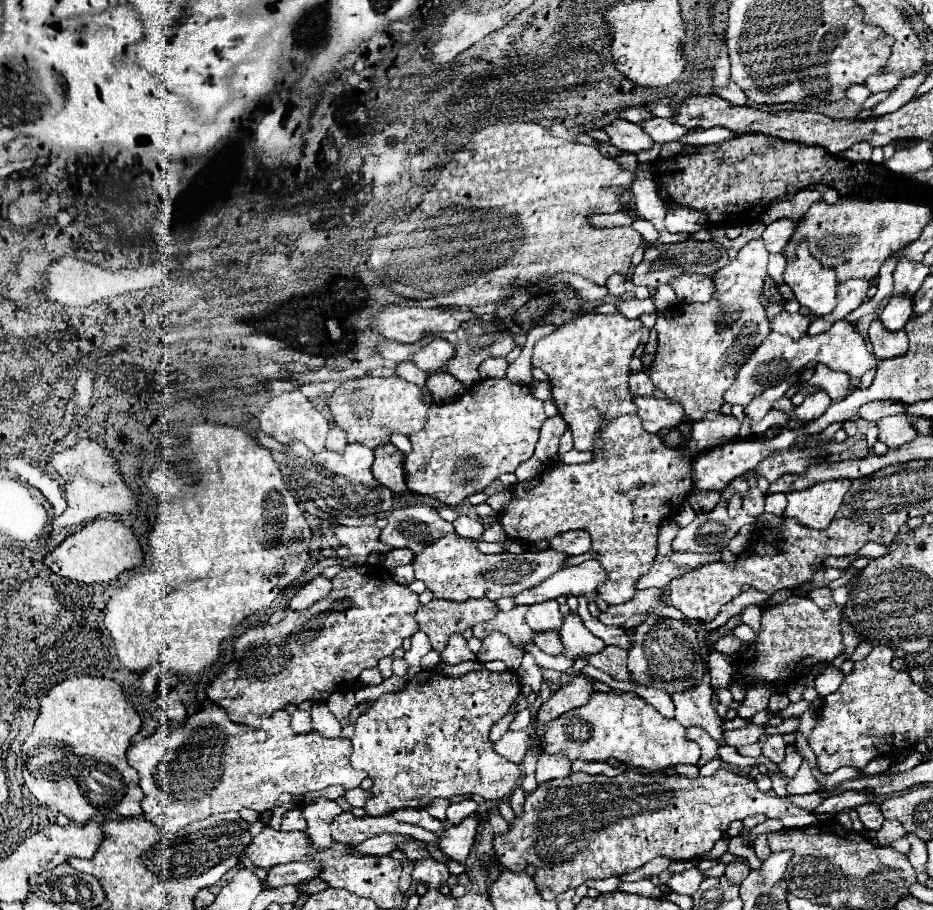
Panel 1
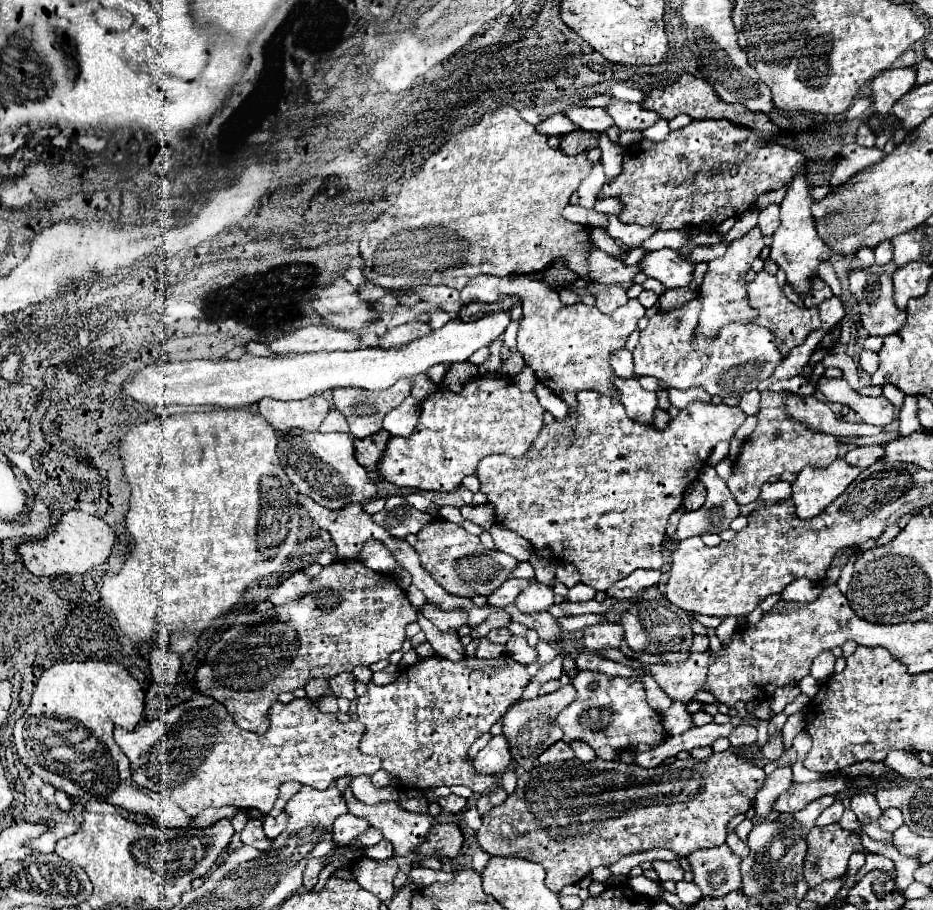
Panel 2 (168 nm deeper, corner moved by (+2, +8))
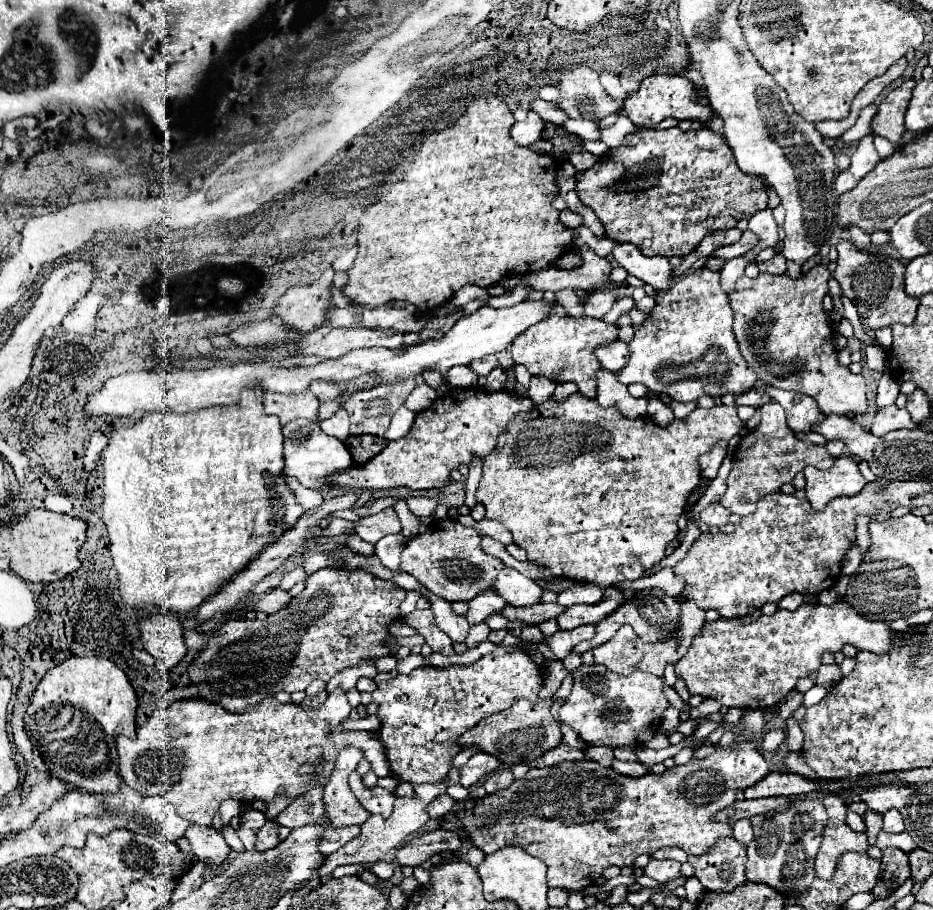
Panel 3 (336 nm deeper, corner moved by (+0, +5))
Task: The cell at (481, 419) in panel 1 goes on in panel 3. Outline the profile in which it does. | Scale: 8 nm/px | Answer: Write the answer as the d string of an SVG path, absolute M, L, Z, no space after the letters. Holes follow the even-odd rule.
M450 390L440 396L428 410L416 414L416 420L406 436L388 442L388 446L368 460L364 466L352 466L348 470L326 476L328 486L340 488L372 488L386 490L408 486L412 490L444 488L450 482L450 470L460 464L470 464L472 456L488 456L500 432L506 428L510 418L520 412L532 410L530 398L518 398L506 390L488 394L484 390Z

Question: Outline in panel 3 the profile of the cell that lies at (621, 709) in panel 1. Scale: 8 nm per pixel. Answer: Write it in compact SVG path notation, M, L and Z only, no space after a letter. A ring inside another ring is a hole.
M582 664L572 672L574 686L560 706L562 722L570 724L590 746L642 746L660 728L662 710L672 704L664 694L664 680L652 674L634 672L630 676L612 674L600 664Z

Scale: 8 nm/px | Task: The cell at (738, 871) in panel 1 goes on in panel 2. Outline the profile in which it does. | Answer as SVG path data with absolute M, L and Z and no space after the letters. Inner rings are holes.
M732 831L732 833L728 833L726 845L728 845L728 847L730 847L730 851L732 851L734 855L738 855L740 859L746 859L746 857L748 857L748 853L750 853L748 845L746 845L742 839L738 839L738 835L736 835L734 831Z

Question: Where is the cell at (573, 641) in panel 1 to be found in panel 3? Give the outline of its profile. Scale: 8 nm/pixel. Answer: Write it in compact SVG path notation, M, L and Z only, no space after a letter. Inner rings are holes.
M680 596L678 602L680 602L680 626L676 628L676 632L670 638L656 640L656 642L642 642L640 636L632 630L632 626L626 624L626 626L622 626L616 632L616 636L610 642L594 648L594 662L596 664L604 664L610 672L622 674L622 676L628 676L634 670L640 670L640 672L650 672L650 674L662 678L664 676L664 668L668 664L676 664L688 652L688 646L690 646L692 638L700 632L700 626L706 620L706 616L704 616L706 612L700 610L692 600Z

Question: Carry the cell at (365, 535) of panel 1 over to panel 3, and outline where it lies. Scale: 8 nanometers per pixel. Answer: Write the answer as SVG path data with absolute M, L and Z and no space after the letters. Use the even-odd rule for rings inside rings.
M284 476L284 482L292 488L292 492L296 494L296 502L308 510L308 508L316 508L320 506L324 500L322 500L322 494L318 490L312 490L312 488L306 488L306 486L300 486L300 482L290 482L292 478Z

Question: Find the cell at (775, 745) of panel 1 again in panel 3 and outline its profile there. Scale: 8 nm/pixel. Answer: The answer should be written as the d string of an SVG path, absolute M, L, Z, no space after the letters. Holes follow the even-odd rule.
M792 690L792 692L778 704L778 708L780 708L780 718L786 720L792 712L796 712L796 710L802 706L802 700L804 700L804 694Z

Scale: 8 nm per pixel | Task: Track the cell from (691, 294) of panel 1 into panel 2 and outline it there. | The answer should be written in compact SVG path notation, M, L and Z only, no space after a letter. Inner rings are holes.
M672 249L648 251L648 255L644 255L640 263L642 273L646 273L652 279L658 279L666 289L688 287L694 279L694 265L684 261Z

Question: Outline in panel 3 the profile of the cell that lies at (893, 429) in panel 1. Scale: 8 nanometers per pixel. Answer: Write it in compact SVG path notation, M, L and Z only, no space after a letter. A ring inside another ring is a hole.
M824 264L814 266L808 274L800 274L796 280L792 280L788 274L774 276L770 272L758 274L756 278L742 276L730 294L730 308L734 310L732 330L738 340L742 358L756 372L760 382L782 390L808 394L816 400L824 414L864 414L868 410L866 386L862 386L860 374L852 374L848 368L840 366L838 350L832 344L834 324L830 314L826 314L822 308L822 300L828 292L828 280L830 272Z

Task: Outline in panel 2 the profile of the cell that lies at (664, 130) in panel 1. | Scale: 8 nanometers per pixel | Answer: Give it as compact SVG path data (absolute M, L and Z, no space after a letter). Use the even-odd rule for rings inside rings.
M612 93L611 96L611 101L604 108L620 127L620 131L644 131L660 119L656 111L644 109L640 103L618 101Z

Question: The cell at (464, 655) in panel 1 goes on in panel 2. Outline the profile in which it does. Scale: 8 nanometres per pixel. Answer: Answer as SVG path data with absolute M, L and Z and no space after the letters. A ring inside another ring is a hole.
M418 619L422 631L426 633L426 639L428 643L434 647L434 651L440 655L440 657L446 657L450 661L458 661L464 657L464 647L460 643L460 635L458 631L448 631L448 633L442 633L438 631L428 619Z

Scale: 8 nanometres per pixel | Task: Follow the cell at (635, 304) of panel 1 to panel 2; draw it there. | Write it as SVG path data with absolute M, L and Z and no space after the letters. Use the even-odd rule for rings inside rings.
M610 285L596 295L596 307L602 313L612 313L618 307L626 305L628 301L630 301L630 297L626 295L626 289L622 285Z

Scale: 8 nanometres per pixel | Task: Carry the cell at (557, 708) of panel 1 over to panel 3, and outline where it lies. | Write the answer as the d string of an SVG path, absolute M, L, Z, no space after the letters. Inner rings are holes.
M521 699L513 704L512 708L480 720L472 730L468 730L460 736L458 746L460 748L476 746L476 748L480 748L480 752L492 754L502 764L510 764L510 766L530 764L530 762L538 760L544 754L544 750L550 750L552 746L556 746L556 742L562 742L560 724L550 712L552 704L552 699L536 703ZM532 724L540 724L540 726L532 726ZM548 726L553 727L554 731L546 732Z

